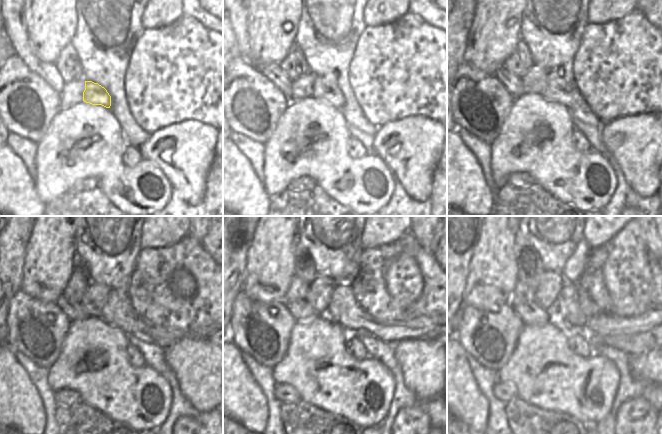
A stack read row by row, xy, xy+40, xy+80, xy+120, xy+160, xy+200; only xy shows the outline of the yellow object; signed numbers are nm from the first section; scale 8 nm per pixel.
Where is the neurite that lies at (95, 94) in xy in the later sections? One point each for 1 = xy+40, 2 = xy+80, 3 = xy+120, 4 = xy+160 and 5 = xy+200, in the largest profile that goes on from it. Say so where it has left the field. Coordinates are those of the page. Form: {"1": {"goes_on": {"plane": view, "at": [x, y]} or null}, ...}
{"1": {"goes_on": {"plane": "xy+40", "at": [325, 88]}}, "2": {"goes_on": {"plane": "xy+80", "at": [557, 89]}}, "3": {"goes_on": {"plane": "xy+120", "at": [118, 311]}}, "4": {"goes_on": {"plane": "xy+160", "at": [343, 309]}}, "5": {"goes_on": {"plane": "xy+200", "at": [602, 324]}}}

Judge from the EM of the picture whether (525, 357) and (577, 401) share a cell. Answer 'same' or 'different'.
same

